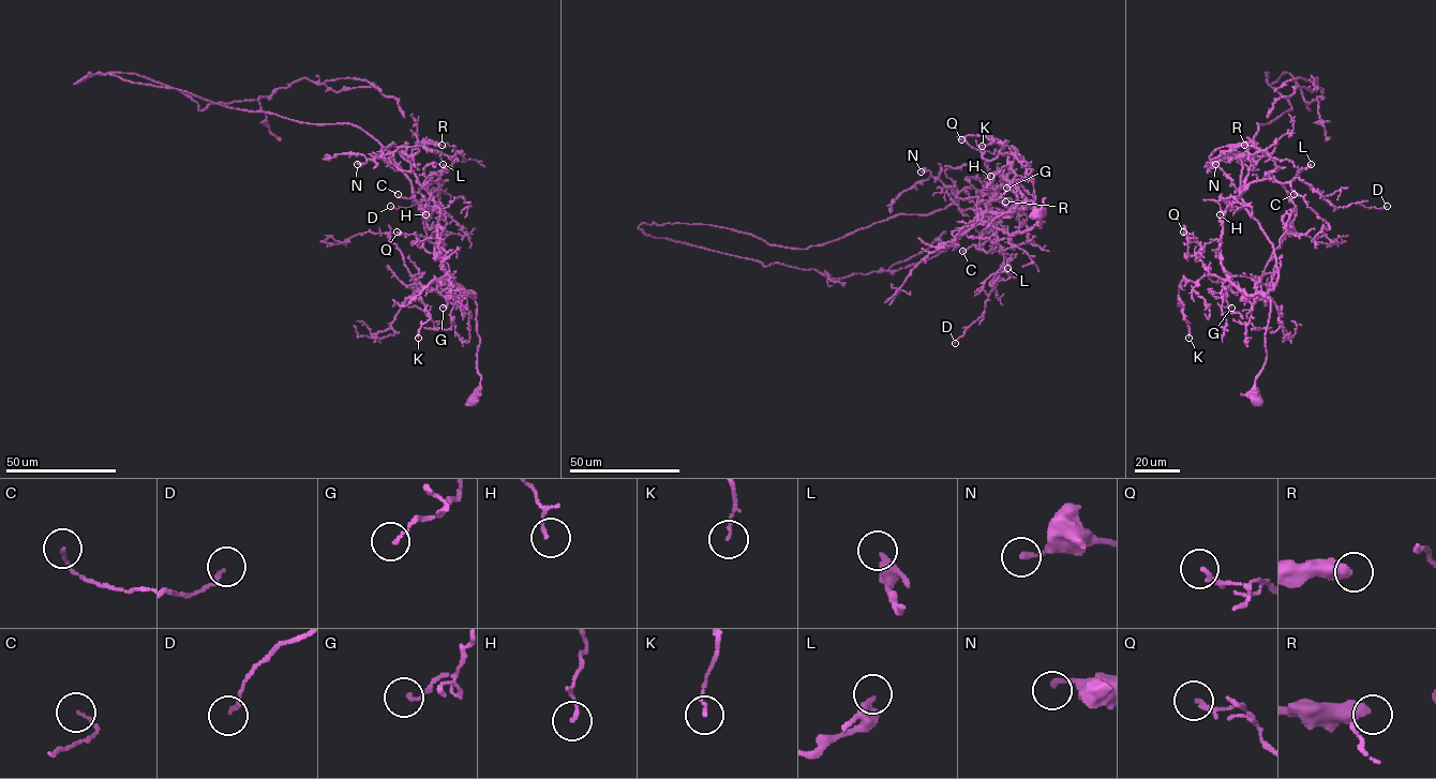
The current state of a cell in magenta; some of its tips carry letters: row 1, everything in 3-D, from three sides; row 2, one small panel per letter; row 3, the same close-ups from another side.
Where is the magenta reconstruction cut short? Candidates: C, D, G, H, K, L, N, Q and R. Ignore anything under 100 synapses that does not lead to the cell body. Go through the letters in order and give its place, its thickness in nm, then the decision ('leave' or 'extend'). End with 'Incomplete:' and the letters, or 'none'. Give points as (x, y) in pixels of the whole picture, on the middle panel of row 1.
C: at (962, 251); 100 nm thick; leave
D: at (955, 343); 140 nm thick; leave
G: at (1006, 188); 130 nm thick; leave
H: at (990, 176); 130 nm thick; leave
K: at (982, 146); 110 nm thick; leave
L: at (1007, 268); 360 nm thick; leave
N: at (921, 171); 180 nm thick; leave
Q: at (961, 139); 180 nm thick; leave
R: at (1005, 201); 500 nm thick; leave
Incomplete: none

